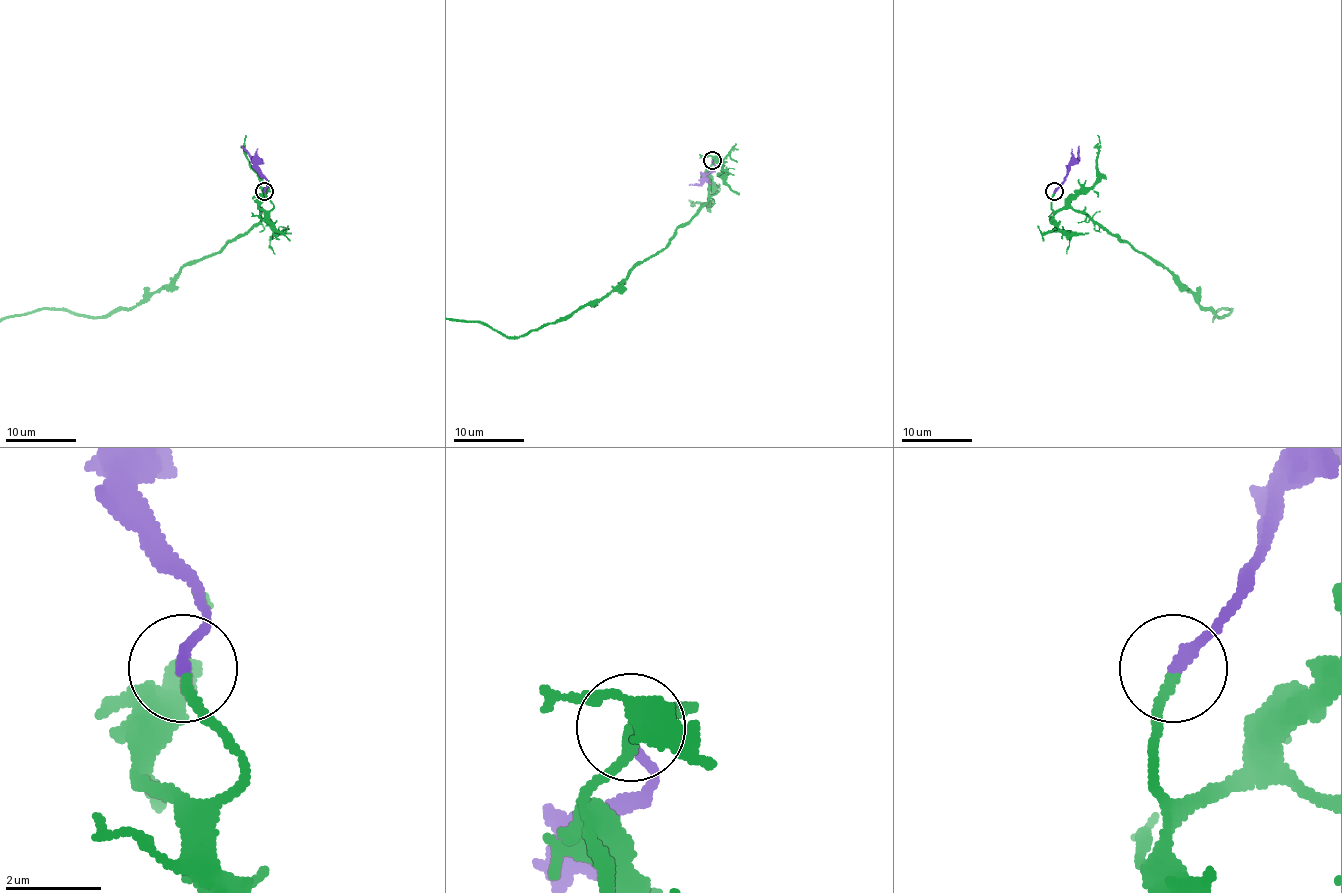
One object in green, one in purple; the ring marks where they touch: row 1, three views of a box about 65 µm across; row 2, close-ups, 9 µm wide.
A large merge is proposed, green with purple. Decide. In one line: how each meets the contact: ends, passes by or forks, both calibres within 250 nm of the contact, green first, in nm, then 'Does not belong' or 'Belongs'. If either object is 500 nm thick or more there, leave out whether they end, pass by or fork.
At the ring green ends. At the ring purple ends. Thickness 170 nm (green) against 240 nm. Belongs

